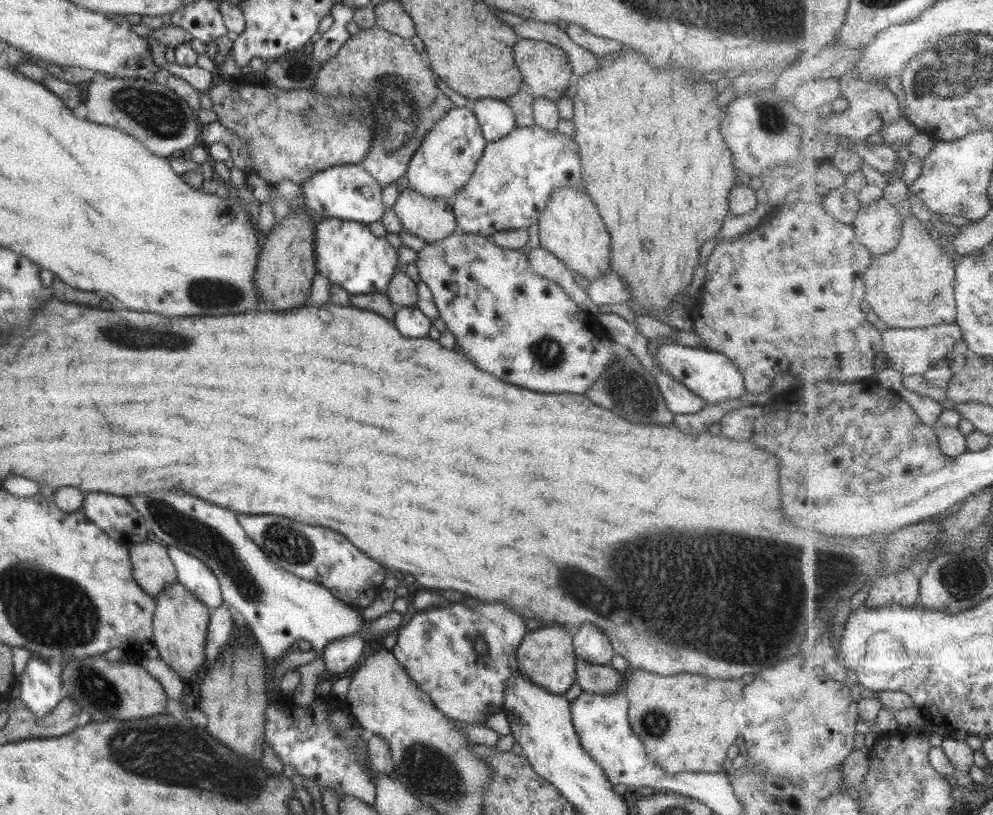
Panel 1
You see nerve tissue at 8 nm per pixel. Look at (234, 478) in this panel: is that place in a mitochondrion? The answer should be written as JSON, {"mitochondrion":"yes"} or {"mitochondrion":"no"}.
{"mitochondrion":"no"}

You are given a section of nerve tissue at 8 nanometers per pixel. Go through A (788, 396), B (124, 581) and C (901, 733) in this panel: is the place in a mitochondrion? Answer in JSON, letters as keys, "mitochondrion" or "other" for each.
{"A":"other","B":"other","C":"other"}

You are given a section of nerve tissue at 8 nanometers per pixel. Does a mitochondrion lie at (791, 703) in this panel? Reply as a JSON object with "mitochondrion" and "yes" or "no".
{"mitochondrion":"no"}

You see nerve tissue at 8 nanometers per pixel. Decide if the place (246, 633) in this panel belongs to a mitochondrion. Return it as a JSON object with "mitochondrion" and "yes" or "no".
{"mitochondrion":"no"}

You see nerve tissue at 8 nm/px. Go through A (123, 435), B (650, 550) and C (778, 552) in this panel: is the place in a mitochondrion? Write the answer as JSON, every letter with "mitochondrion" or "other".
{"A":"other","B":"mitochondrion","C":"mitochondrion"}

